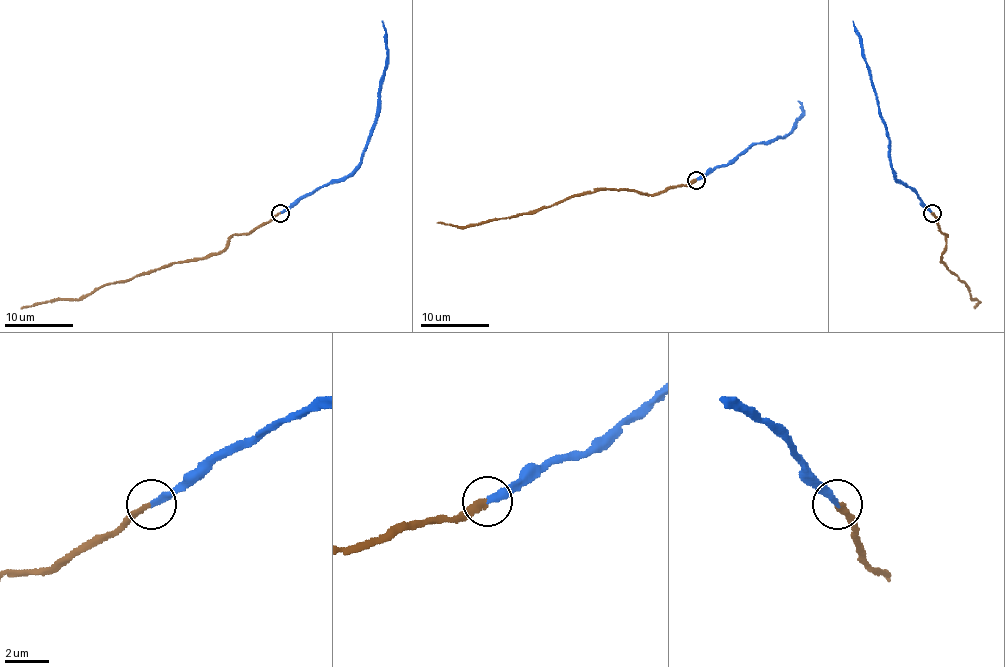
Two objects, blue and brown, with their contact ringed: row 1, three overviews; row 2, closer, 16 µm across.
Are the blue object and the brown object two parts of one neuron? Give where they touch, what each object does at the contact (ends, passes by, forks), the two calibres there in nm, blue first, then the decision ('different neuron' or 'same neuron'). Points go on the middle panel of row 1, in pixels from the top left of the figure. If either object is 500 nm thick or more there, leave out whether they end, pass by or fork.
place (696, 180); blue ends; brown ends; calibres 260 and 280 nm; same neuron

